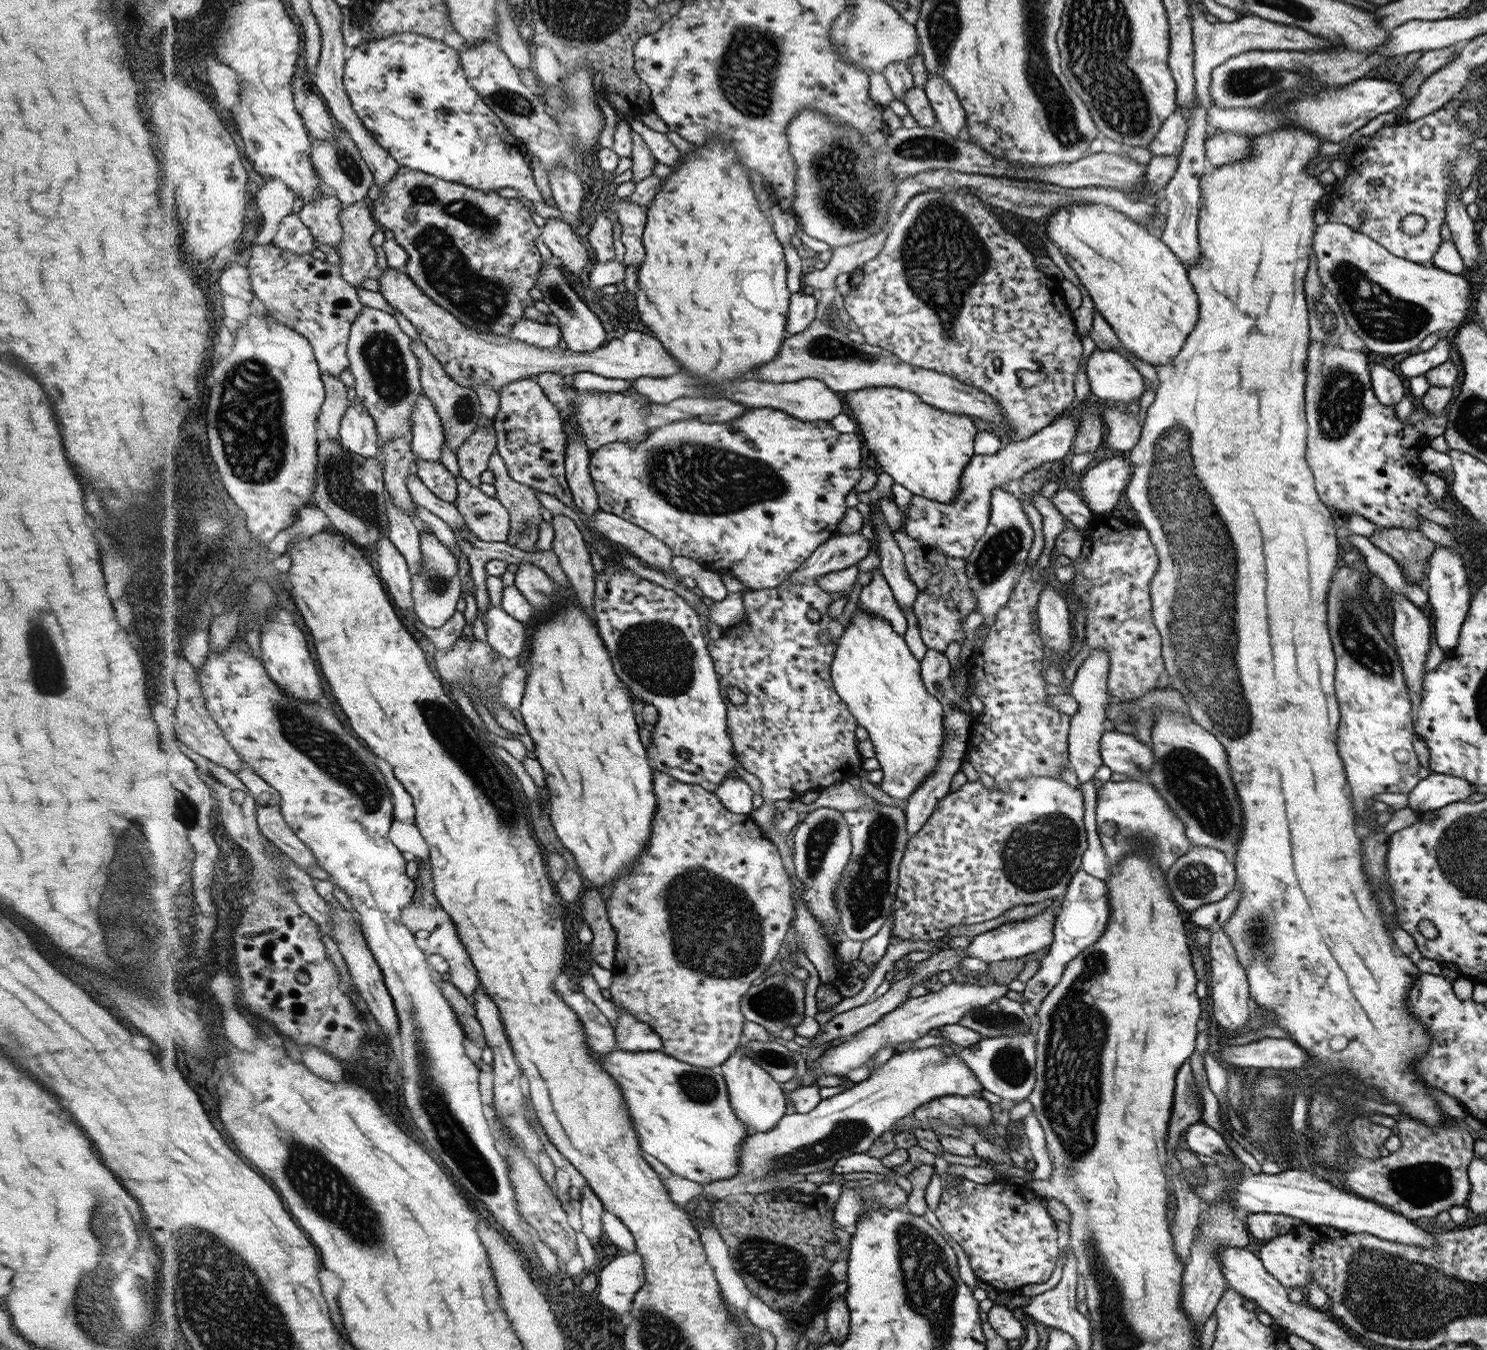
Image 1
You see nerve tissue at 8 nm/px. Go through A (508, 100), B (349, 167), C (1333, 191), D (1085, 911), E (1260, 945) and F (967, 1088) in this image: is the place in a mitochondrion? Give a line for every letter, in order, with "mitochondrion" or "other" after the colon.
A: mitochondrion
B: mitochondrion
C: other
D: other
E: mitochondrion
F: other

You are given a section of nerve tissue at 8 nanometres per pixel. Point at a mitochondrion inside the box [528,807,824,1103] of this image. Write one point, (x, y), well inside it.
(716, 932)

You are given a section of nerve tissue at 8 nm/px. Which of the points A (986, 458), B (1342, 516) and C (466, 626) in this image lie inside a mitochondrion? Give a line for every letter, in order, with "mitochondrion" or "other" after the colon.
A: other
B: other
C: other

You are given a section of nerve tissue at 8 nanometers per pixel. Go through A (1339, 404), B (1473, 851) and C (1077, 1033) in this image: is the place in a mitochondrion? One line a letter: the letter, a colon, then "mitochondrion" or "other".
A: mitochondrion
B: mitochondrion
C: mitochondrion

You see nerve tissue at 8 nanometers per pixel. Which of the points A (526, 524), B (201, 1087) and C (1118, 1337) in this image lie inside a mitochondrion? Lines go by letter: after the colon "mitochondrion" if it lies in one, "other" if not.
A: mitochondrion
B: other
C: mitochondrion

